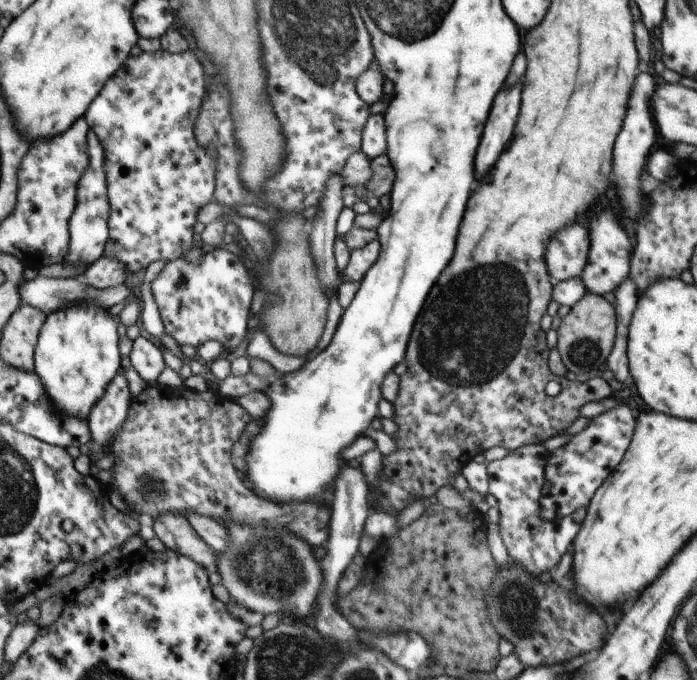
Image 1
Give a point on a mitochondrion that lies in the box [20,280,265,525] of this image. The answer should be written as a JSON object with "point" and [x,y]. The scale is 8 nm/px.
{"point":[151,491]}

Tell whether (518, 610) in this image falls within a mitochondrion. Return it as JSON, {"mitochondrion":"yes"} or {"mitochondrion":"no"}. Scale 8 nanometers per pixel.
{"mitochondrion":"yes"}

